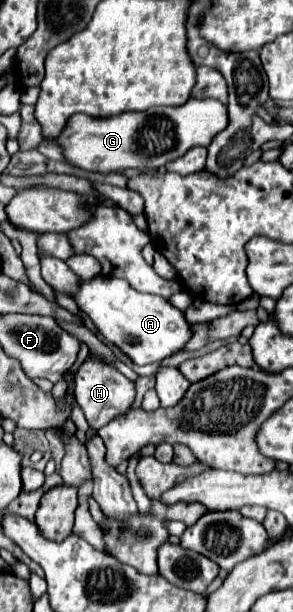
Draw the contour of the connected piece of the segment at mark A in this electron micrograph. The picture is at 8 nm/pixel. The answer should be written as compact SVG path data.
M98 276L92 280L82 280L82 290L74 296L74 300L80 310L92 318L102 336L116 344L138 366L162 362L164 358L182 352L194 334L182 310L174 308L168 300L156 294L142 294L132 290L132 286L120 278Z

